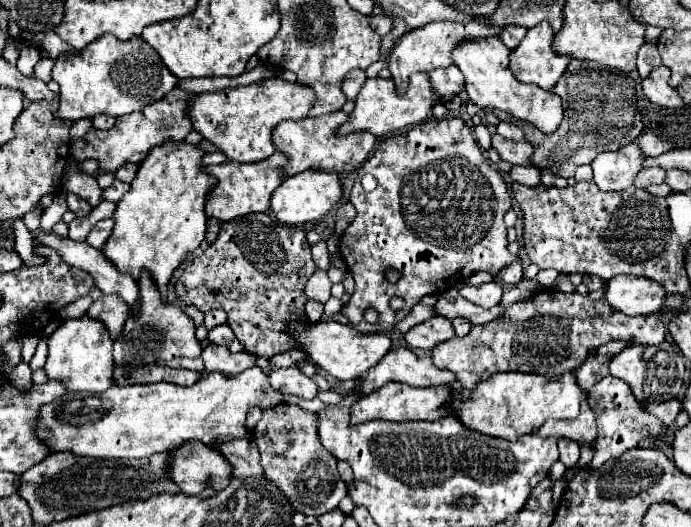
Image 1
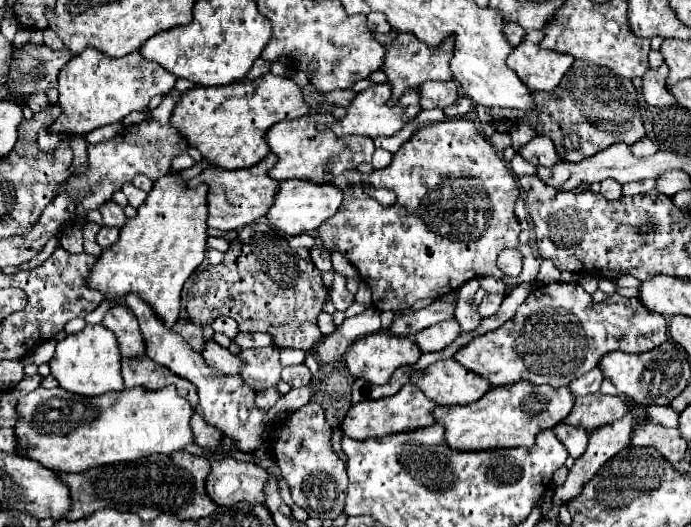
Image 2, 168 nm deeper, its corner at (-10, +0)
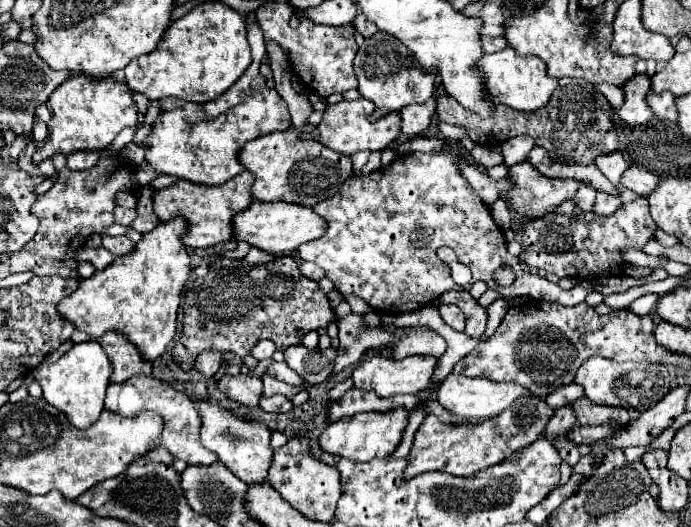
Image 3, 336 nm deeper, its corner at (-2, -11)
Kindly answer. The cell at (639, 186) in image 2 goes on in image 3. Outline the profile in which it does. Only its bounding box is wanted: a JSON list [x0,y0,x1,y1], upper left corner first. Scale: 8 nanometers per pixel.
[594,193,622,215]

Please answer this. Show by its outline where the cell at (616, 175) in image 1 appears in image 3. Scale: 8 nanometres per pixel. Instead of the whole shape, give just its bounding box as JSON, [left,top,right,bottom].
[572,185,596,211]

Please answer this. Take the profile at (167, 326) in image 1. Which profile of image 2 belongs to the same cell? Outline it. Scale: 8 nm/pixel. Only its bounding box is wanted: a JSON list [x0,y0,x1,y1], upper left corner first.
[200,340,242,374]

